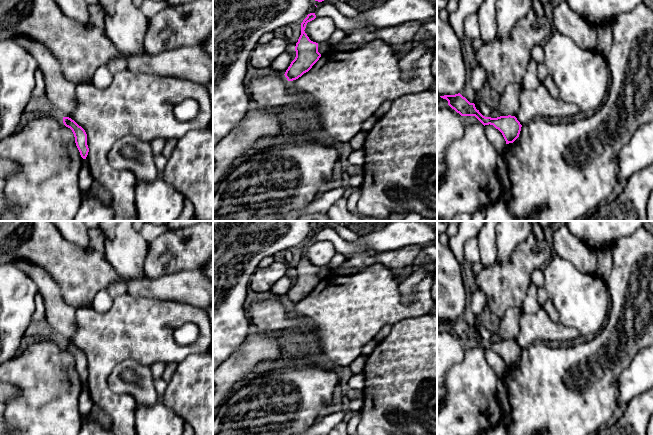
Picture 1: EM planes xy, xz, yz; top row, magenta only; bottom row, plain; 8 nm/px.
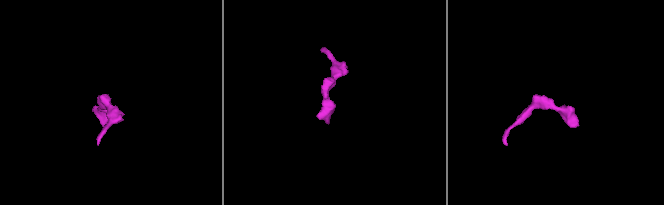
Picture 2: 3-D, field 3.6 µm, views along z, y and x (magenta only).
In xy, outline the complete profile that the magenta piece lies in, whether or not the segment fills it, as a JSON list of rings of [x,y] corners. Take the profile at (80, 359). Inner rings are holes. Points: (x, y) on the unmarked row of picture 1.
[[[63,341],[63,347],[66,351],[72,354],[80,379],[83,383],[86,383],[89,372],[87,369],[87,358],[85,354],[69,341]]]

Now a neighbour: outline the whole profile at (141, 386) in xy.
[[[126,359],[119,363],[109,376],[109,388],[116,394],[130,394],[137,403],[143,406],[153,406],[159,399],[154,387],[155,379],[150,365],[142,365],[134,360]],[[125,369],[134,373],[132,380],[122,377]]]

